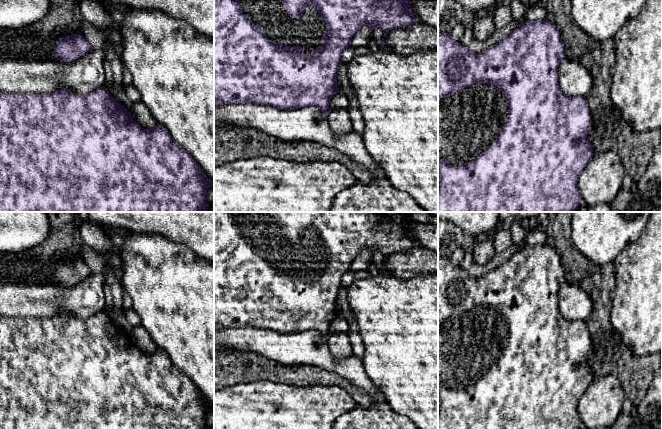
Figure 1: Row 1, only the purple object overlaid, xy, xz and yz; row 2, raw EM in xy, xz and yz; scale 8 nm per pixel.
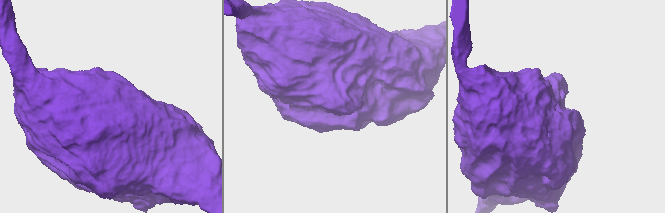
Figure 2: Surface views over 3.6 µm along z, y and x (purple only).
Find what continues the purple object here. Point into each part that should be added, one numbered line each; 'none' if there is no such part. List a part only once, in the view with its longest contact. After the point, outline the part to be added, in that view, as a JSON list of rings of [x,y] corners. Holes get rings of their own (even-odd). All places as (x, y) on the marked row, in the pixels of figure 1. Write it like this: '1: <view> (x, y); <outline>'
1: xz (270, 16); [[[238,0],[242,12],[272,41],[301,46],[309,57],[321,44],[326,24],[311,6],[301,18],[291,18],[282,0]]]

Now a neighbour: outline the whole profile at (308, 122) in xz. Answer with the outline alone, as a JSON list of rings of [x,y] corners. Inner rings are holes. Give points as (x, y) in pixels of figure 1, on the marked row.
[[[252,102],[230,103],[214,106],[214,127],[221,124],[227,126],[250,127],[261,130],[266,134],[280,138],[284,141],[308,139],[323,145],[333,147],[349,156],[353,161],[364,167],[372,178],[385,179],[382,166],[375,162],[367,152],[362,136],[350,131],[346,134],[336,135],[329,126],[327,118],[317,106],[300,107],[294,110],[280,110],[269,105],[260,105]]]

